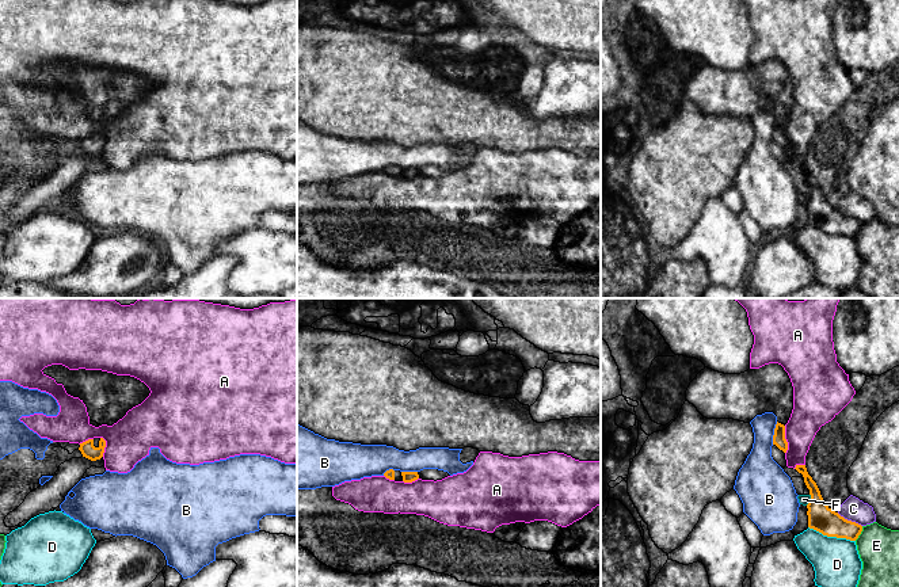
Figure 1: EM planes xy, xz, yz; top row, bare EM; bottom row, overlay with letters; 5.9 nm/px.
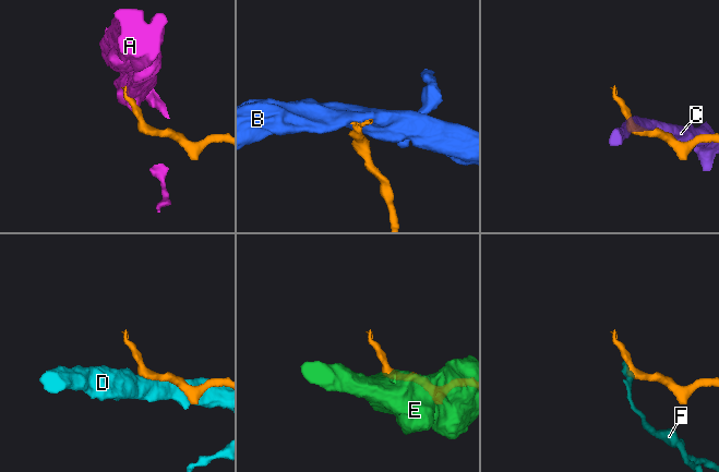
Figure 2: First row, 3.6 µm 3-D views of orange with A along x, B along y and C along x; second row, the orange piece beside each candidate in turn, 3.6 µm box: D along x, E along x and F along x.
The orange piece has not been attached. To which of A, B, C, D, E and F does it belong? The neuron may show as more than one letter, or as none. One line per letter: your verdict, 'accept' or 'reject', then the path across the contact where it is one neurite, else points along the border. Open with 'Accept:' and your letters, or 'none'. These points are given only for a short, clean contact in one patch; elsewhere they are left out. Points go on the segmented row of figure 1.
Accept: none
A: reject; border along yz (784, 426), (785, 453)
B: reject; border along yz (777, 422), (772, 443)
C: reject
D: reject
E: reject
F: reject; border along yz (810, 494), (810, 500), (806, 504)

